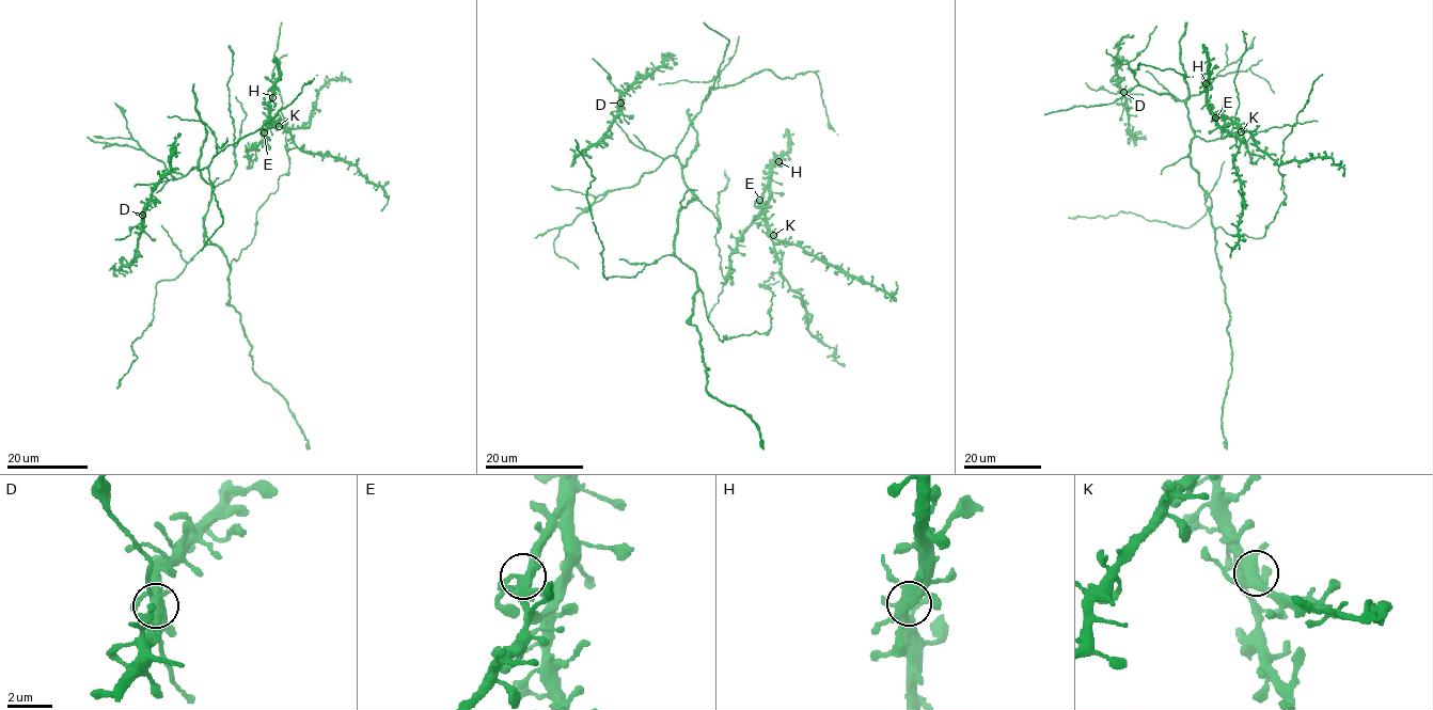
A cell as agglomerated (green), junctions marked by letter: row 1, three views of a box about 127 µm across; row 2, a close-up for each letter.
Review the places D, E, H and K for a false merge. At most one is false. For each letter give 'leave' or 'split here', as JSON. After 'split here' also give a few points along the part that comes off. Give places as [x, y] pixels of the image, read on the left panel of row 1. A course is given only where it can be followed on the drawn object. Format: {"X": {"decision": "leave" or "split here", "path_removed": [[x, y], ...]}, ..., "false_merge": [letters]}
{"D": {"decision": "leave"}, "E": {"decision": "leave"}, "H": {"decision": "leave"}, "K": {"decision": "leave"}, "false_merge": []}

